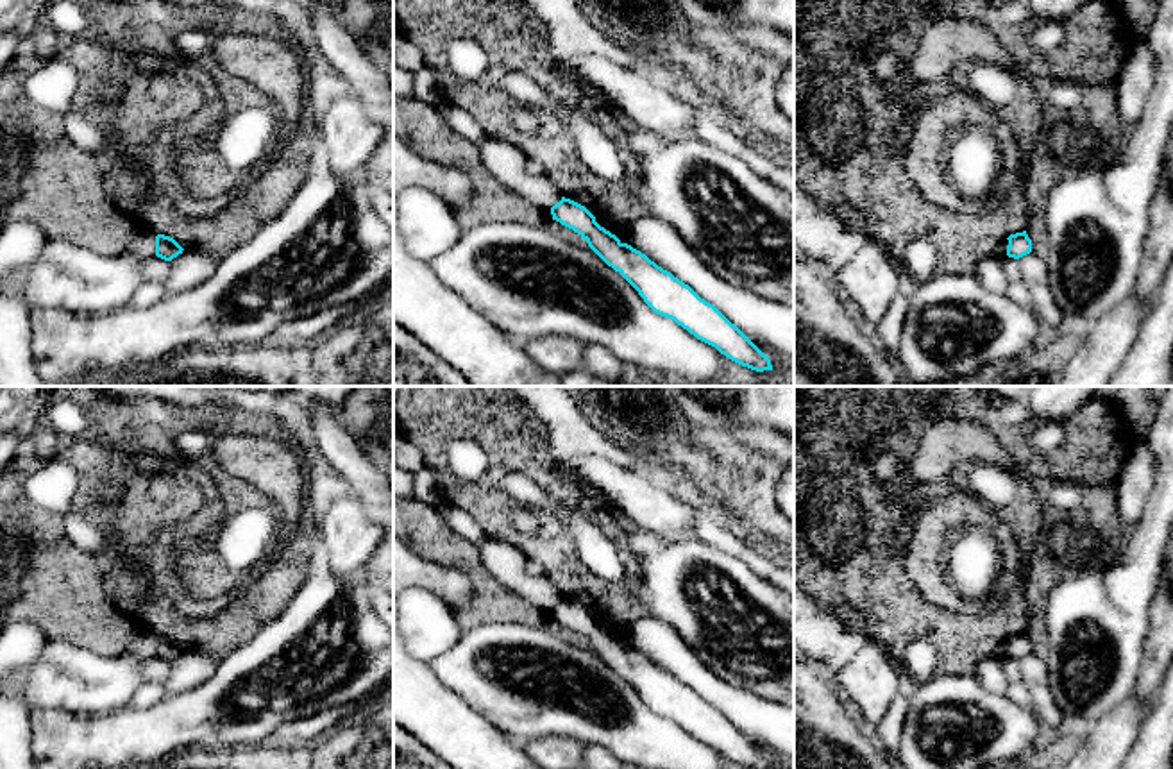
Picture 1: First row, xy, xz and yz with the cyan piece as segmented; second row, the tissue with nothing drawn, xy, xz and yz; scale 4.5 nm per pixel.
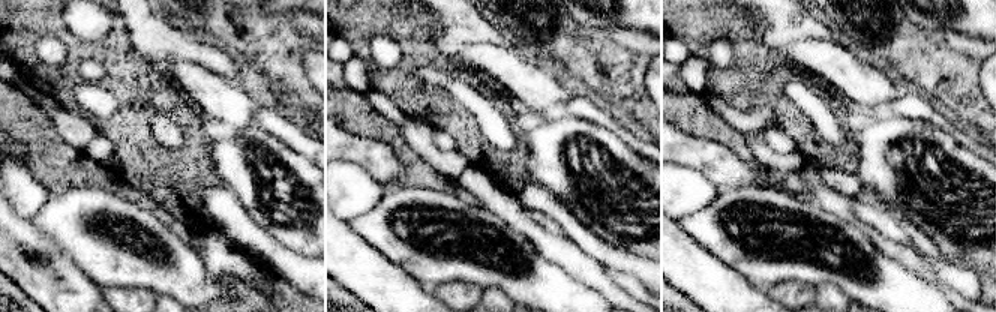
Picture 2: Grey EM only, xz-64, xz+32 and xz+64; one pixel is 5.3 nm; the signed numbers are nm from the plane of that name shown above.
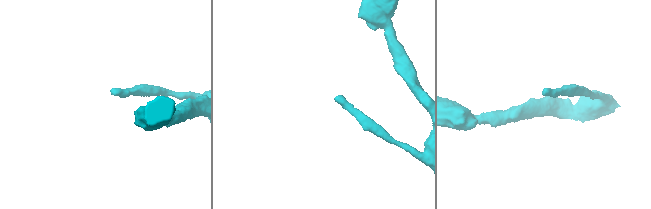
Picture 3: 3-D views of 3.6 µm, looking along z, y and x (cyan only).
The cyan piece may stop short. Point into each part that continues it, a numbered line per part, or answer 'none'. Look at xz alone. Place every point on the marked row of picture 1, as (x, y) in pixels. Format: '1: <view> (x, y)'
none

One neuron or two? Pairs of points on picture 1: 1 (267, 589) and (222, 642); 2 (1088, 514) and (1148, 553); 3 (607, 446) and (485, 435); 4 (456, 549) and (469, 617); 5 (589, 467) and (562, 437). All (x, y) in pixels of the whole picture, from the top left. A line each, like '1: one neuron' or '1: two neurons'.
1: one neuron
2: two neurons
3: two neurons
4: one neuron
5: two neurons

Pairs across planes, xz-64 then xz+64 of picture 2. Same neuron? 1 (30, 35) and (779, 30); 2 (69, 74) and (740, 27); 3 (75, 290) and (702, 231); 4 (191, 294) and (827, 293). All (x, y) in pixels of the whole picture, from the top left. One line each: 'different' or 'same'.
1: different
2: same
3: different
4: different

